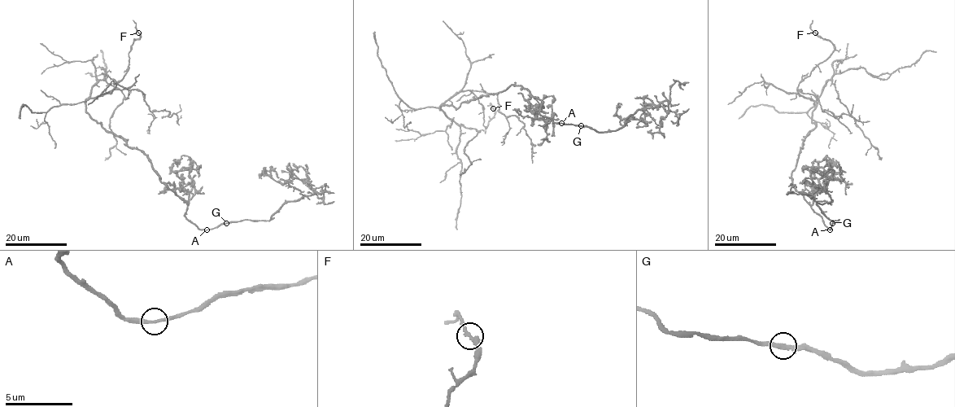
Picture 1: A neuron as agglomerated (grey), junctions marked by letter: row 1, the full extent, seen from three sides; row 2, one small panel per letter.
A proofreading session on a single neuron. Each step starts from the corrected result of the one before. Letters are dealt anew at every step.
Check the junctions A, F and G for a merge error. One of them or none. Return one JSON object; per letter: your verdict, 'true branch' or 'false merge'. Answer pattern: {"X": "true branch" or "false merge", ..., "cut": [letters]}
{"A": "true branch", "F": "true branch", "G": "true branch", "cut": []}

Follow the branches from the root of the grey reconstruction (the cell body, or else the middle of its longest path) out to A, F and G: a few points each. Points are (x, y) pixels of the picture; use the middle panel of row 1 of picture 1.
A: (527, 90), (542, 102), (539, 113), (542, 115), (560, 123)
F: (527, 90), (511, 85), (458, 108), (441, 107), (469, 90), (481, 105), (485, 127), (494, 108)
G: (527, 90), (542, 102), (539, 113), (542, 115), (548, 116), (554, 122), (581, 125)

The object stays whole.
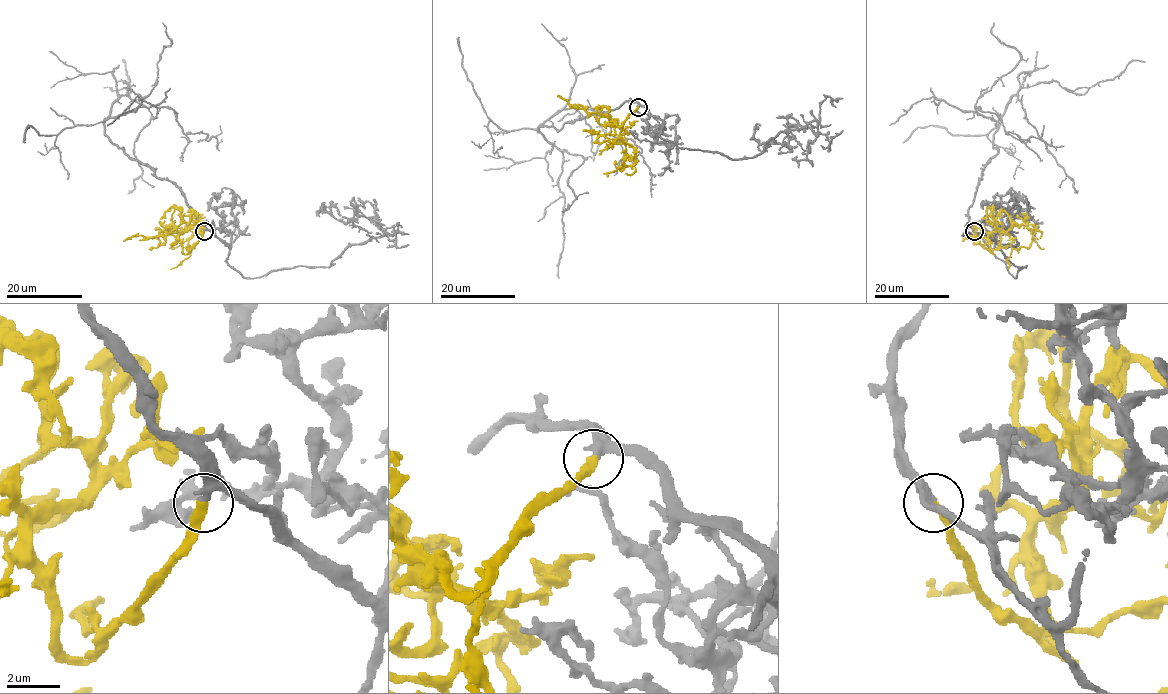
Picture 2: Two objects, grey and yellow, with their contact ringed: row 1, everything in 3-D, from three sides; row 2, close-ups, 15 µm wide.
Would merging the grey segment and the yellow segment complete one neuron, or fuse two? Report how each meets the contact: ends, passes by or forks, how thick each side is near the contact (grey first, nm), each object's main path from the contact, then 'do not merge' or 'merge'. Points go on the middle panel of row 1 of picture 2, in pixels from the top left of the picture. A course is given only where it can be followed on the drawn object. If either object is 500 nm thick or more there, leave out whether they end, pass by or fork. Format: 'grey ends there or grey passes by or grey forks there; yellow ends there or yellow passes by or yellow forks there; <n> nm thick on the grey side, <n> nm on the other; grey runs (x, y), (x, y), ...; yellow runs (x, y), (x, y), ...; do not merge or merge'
grey passes by; yellow ends there; 260 nm thick on the grey side, 320 nm on the other; grey runs (638, 107), (678, 147), (732, 159), (817, 123), (791, 125), (787, 147), (760, 143), (761, 125); yellow runs (638, 107), (619, 126), (613, 120), (623, 128), (626, 142), (634, 151), (632, 159), (624, 154), (625, 149); merge

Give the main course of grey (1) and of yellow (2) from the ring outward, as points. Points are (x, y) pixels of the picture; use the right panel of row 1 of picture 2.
1: (974, 230), (1015, 278), (1026, 266), (1013, 266), (988, 237), (999, 228), (995, 206), (1014, 216), (992, 212)
2: (974, 231), (993, 253), (987, 235), (995, 228), (995, 217), (1003, 210), (1015, 224), (1026, 225), (1016, 213)

